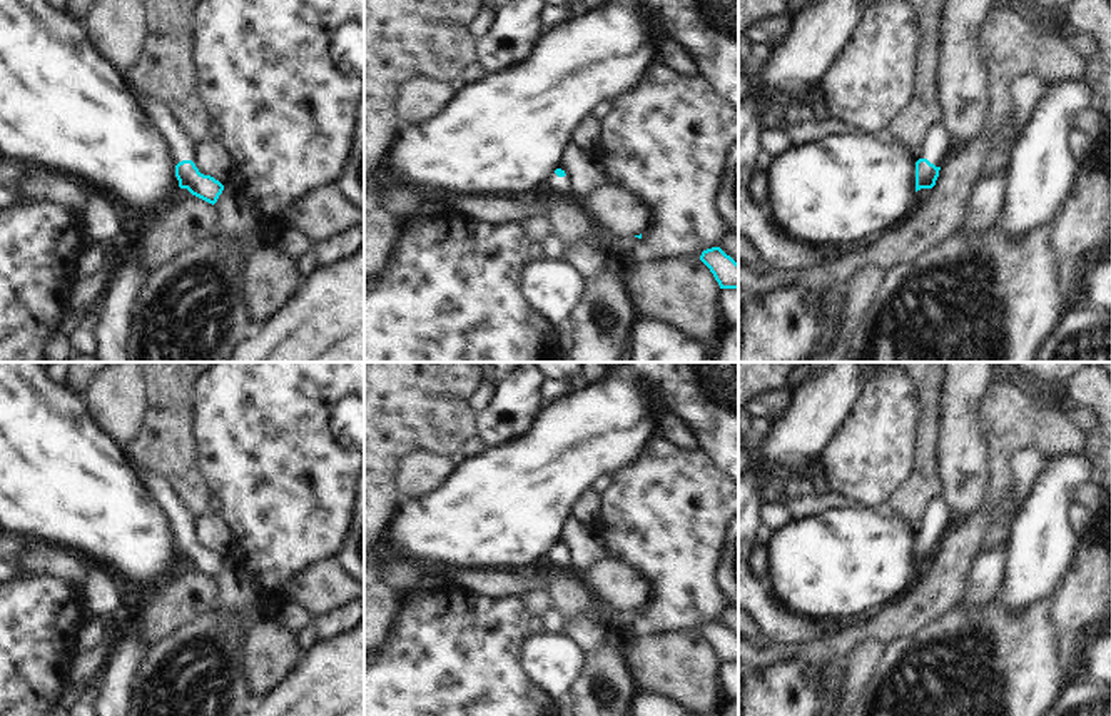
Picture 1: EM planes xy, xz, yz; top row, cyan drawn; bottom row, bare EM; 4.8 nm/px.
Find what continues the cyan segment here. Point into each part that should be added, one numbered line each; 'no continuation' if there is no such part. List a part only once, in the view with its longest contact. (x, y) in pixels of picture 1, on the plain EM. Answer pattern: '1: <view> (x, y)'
1: yz (936, 521)

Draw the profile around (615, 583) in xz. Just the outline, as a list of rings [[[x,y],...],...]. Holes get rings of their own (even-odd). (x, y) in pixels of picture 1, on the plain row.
[[[601,559],[575,574],[585,591],[618,611],[640,609],[650,596],[643,577],[616,559]]]

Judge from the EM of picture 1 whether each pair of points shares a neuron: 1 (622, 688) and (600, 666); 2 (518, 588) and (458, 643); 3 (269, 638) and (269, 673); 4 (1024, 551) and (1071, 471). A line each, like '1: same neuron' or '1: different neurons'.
1: same neuron
2: different neurons
3: same neuron
4: same neuron

